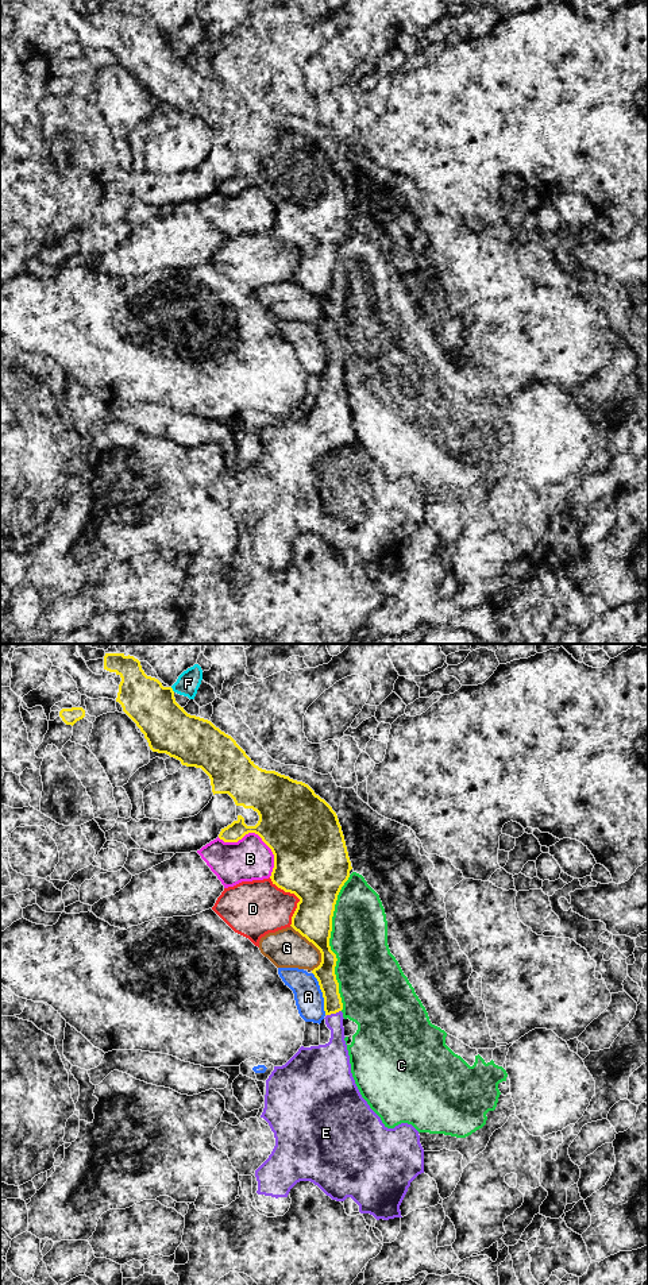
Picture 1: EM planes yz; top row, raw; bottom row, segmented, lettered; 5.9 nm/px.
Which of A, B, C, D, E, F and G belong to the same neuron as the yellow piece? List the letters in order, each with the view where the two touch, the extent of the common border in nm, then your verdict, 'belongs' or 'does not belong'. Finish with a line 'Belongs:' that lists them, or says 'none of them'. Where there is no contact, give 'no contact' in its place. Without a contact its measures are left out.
A: yz | 260 nm | does not belong
B: yz | 400 nm | does not belong
C: yz | 800 nm | does not belong
D: yz | 320 nm | does not belong
E: yz | 90 nm | belongs
F: yz | 40 nm | does not belong
G: yz | 300 nm | does not belong
Belongs: E

